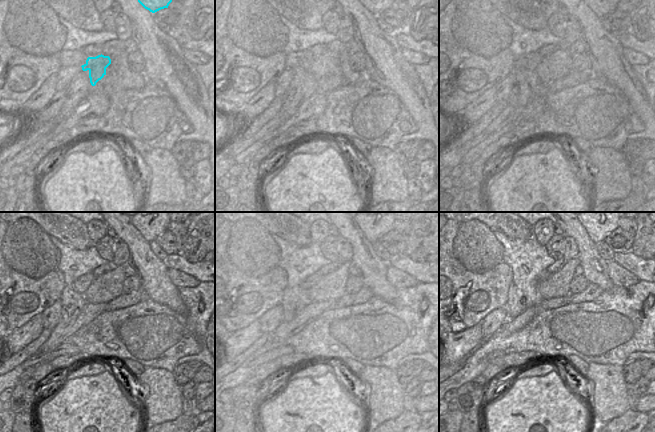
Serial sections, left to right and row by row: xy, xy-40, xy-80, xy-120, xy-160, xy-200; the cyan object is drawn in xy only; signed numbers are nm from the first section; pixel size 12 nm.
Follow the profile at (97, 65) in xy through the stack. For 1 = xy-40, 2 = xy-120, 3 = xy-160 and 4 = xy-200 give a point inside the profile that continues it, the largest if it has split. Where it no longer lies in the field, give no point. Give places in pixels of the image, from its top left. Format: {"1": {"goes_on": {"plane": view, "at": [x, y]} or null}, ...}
{"1": {"goes_on": {"plane": "xy-40", "at": [329, 63]}}, "2": {"goes_on": {"plane": "xy-120", "at": [105, 288]}}, "3": {"goes_on": {"plane": "xy-160", "at": [332, 286]}}, "4": {"goes_on": {"plane": "xy-200", "at": [557, 285]}}}

